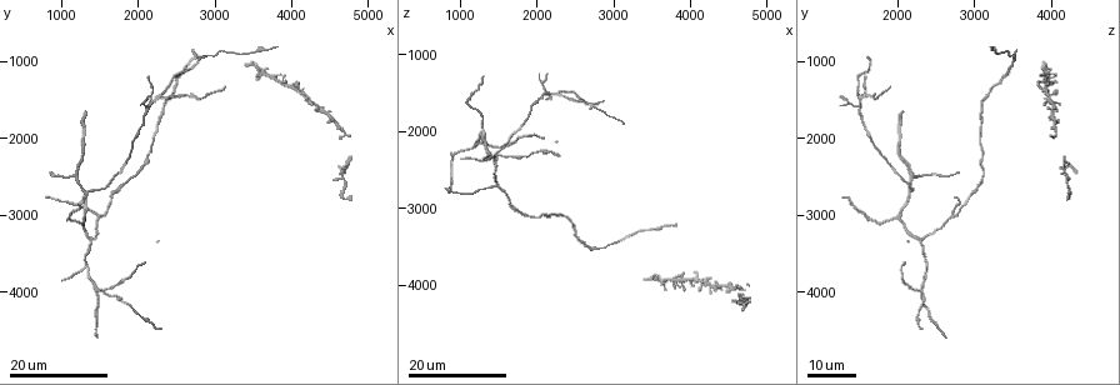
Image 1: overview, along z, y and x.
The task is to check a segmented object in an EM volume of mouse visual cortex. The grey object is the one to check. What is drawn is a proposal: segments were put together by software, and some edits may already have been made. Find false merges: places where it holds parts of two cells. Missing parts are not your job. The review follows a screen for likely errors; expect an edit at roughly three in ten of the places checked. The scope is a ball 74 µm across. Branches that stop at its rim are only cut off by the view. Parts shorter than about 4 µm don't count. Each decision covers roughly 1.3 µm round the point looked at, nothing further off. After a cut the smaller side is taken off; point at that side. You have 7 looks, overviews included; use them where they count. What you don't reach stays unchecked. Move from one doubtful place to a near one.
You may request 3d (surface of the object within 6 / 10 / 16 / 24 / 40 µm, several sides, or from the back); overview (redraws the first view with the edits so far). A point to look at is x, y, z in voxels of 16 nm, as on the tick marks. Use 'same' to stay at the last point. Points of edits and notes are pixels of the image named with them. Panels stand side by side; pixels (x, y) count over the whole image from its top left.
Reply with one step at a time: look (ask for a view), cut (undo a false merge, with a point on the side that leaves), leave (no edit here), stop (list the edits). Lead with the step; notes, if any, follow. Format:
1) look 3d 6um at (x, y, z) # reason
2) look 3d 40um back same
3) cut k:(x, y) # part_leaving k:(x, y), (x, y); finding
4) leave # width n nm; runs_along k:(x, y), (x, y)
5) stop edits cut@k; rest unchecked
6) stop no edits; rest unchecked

look 3d 16um at (1500, 3050, 2750) # three-way junction

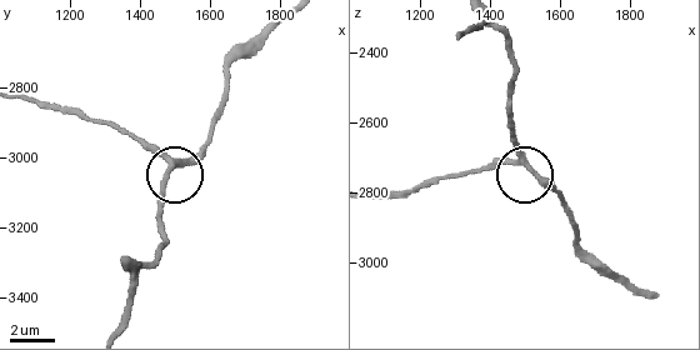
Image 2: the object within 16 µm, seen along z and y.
look 3d 6um at (1480, 3020, 2710)

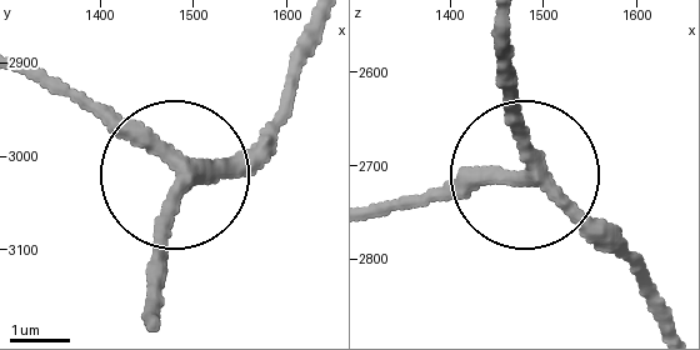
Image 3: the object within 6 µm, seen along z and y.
leave # arms 3; runs_along 3:(321, 36), (271, 126), (226, 156), (153, 156), (68, 86); one cell here

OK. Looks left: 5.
look 3d 16um at (1400, 3350, 2300) # three-way junction

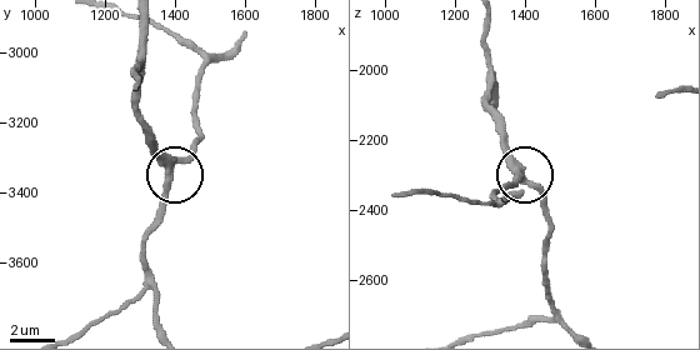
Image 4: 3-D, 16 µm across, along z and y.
look 3d 10um at (1380, 3330, 2300)

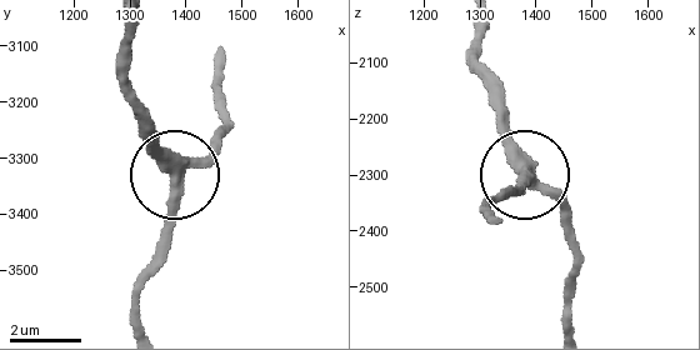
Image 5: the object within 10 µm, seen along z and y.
leave # width 350 nm; runs_along 5:(223, 61), (218, 98), (226, 124), (175, 178), (164, 264); continuous, no second cell

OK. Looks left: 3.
look 3d 24um at (1300, 3000, 2000) # three arms meet

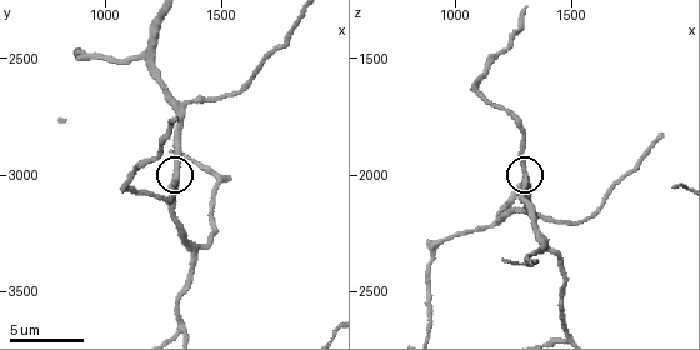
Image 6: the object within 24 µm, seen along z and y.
look 3d 6um at (1300, 3020, 1990) # zoom in

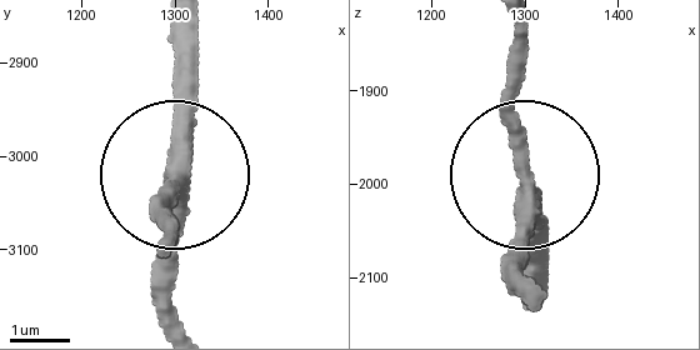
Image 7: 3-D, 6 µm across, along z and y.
leave # width 330 nm; runs_along 7:(526, 295), (521, 41); continuous, no second cell

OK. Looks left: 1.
stop no edits; rest unchecked

